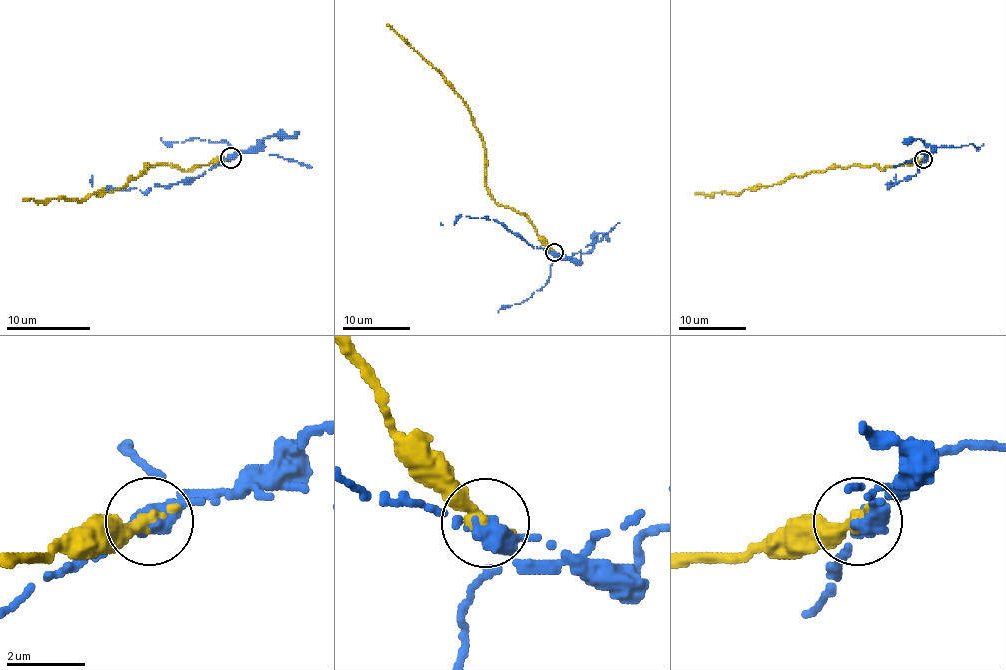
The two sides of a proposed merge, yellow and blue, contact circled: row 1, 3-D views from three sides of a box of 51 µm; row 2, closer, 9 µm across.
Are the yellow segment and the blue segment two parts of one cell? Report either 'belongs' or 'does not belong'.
does not belong

